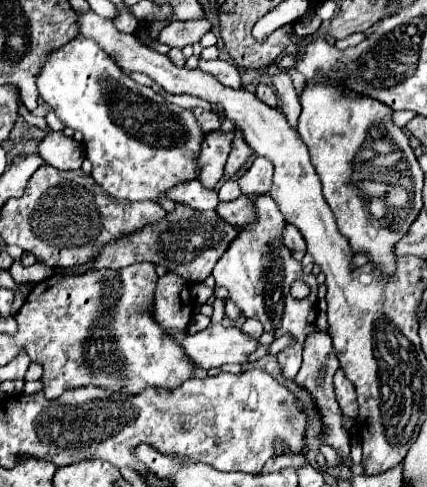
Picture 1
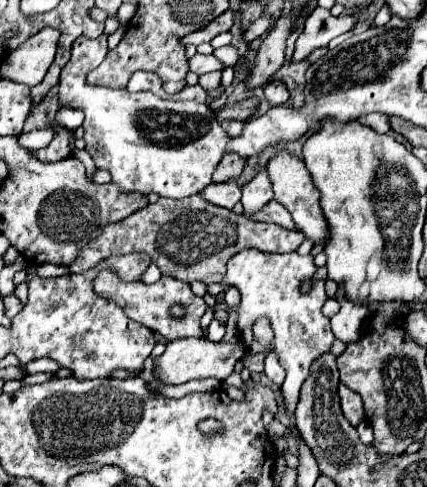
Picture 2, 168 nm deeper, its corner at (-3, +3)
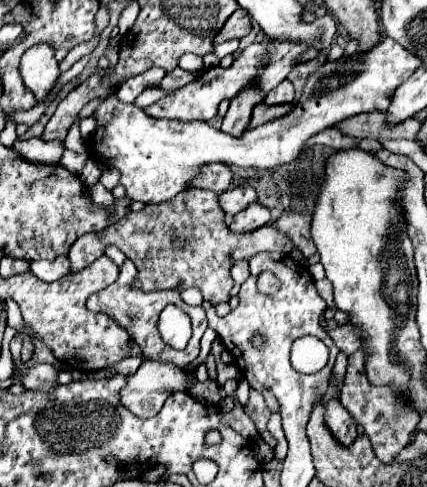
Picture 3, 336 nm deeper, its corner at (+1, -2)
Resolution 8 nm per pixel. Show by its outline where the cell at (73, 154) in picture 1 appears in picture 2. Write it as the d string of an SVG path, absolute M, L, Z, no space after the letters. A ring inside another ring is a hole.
M38 129L38 131L30 131L30 133L22 133L18 137L18 143L22 147L26 147L28 151L38 151L42 147L46 147L54 137L52 129Z

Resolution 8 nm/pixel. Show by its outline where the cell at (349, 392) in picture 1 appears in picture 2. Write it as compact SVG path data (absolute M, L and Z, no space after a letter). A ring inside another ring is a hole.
M340 383L340 407L342 407L342 413L344 417L348 419L350 425L358 427L358 423L364 419L364 409L362 409L362 401L360 401L360 395L356 395L354 391L350 391L346 385Z

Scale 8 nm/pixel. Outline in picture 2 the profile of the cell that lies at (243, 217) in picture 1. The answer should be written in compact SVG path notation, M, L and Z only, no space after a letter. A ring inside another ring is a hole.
M270 201L264 209L260 209L254 215L250 215L250 219L266 221L266 223L278 223L284 229L296 229L296 225L292 221L292 215L278 201Z

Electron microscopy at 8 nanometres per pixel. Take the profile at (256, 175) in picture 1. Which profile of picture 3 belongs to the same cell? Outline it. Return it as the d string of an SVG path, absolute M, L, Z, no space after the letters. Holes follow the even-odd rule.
M252 202L250 206L246 206L246 210L240 210L234 216L234 222L230 224L230 228L234 232L252 232L268 222L270 222L270 210L260 202Z

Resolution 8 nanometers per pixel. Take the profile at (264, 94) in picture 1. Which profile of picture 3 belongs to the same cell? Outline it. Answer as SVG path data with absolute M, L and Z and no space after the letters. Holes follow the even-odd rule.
M288 80L280 82L274 90L270 90L270 94L266 94L264 102L266 104L290 104L294 100L294 88Z

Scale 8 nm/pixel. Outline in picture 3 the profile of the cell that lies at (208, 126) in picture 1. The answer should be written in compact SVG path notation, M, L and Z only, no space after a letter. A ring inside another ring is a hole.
M264 102L256 104L254 110L252 110L252 118L250 118L250 124L248 126L260 126L272 118L280 118L288 108L292 108L294 104L282 104L282 106L268 106Z

